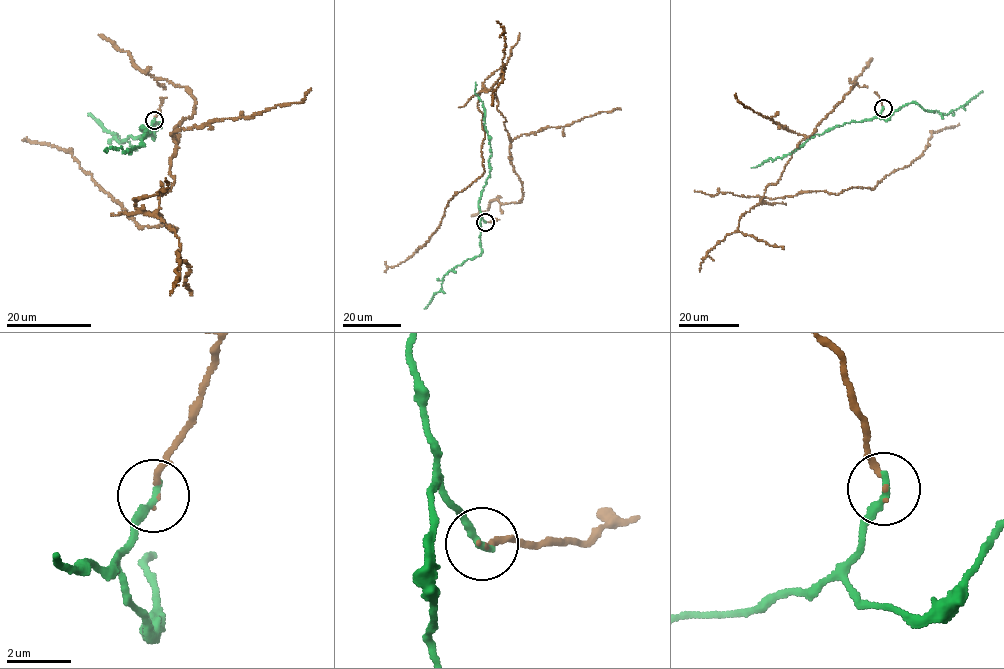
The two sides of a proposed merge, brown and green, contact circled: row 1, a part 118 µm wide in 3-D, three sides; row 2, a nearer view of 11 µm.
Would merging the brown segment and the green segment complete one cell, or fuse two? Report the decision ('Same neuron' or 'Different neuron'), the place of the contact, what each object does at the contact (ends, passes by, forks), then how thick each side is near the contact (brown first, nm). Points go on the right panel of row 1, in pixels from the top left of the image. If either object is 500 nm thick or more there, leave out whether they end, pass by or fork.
Same neuron. Place: (883, 108). At the ring brown ends. At the ring green ends. Thickness 140 nm (brown) against 280 nm

